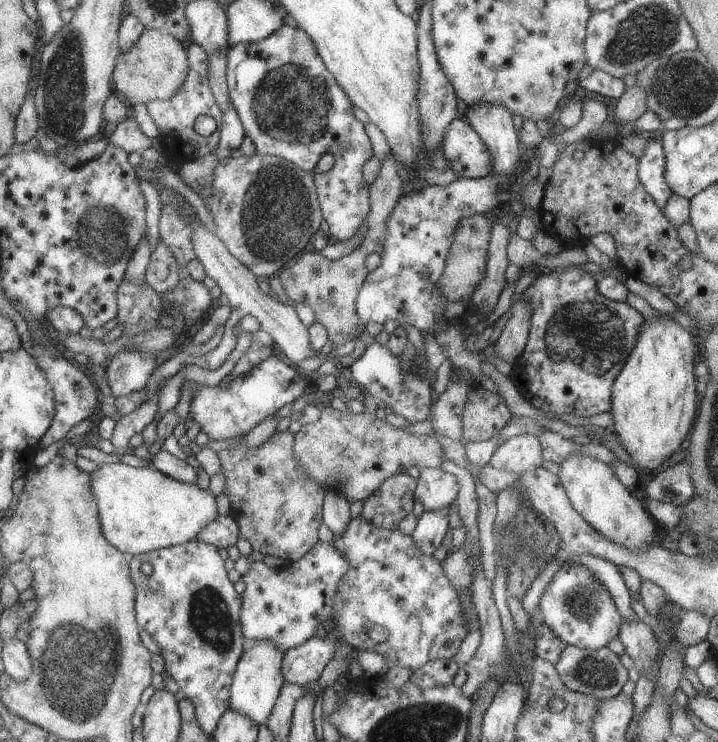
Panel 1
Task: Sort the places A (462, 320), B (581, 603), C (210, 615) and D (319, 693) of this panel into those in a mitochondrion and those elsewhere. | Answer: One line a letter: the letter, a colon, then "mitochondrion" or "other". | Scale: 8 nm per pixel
A: other
B: mitochondrion
C: mitochondrion
D: other

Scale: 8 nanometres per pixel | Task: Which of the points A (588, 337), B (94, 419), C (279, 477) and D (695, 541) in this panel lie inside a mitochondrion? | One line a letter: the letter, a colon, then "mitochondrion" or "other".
A: mitochondrion
B: other
C: mitochondrion
D: other

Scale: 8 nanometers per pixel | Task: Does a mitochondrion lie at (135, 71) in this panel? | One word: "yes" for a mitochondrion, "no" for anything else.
no

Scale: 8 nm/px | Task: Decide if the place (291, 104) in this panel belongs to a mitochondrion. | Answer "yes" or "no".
yes

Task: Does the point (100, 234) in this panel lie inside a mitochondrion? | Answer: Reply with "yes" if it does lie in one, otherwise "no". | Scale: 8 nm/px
yes

